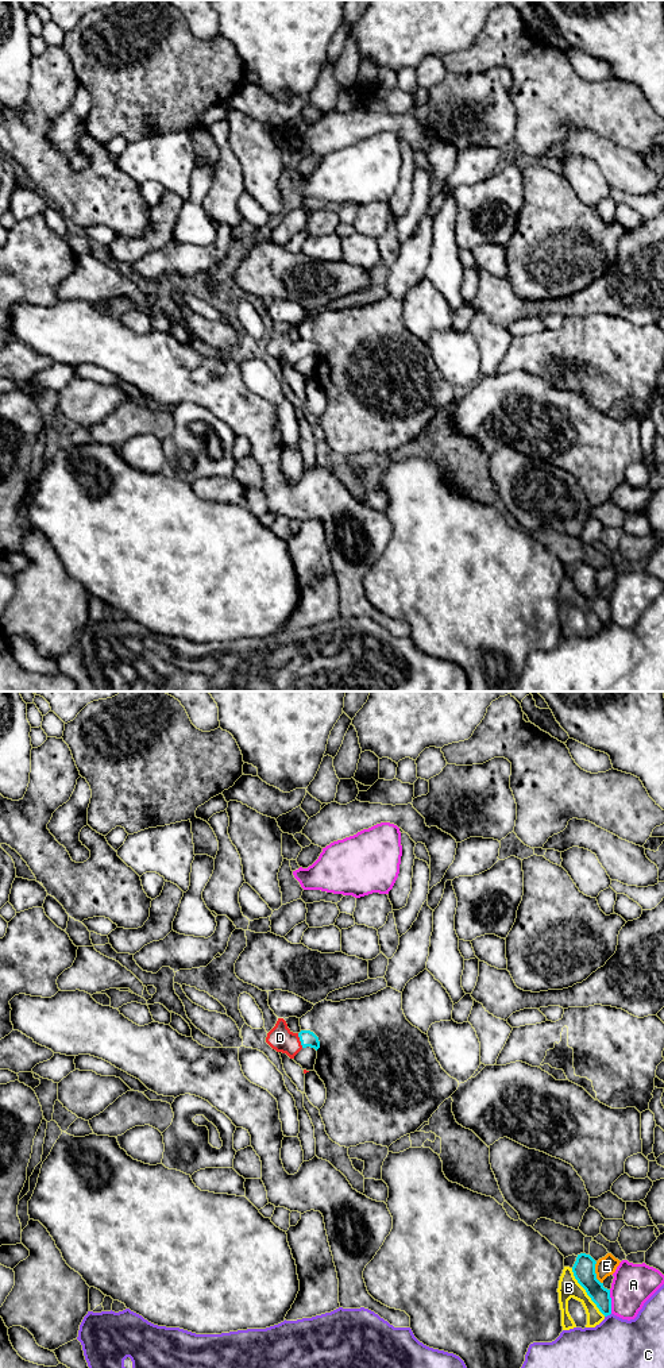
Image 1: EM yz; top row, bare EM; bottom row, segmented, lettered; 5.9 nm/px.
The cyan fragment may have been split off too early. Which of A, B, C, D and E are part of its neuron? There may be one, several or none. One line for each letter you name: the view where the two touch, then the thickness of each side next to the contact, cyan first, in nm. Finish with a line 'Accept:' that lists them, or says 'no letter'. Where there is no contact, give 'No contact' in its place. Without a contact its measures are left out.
D: Touches cyan in yz. Thickness 100 nm (cyan) against 150 nm
Accept: D

